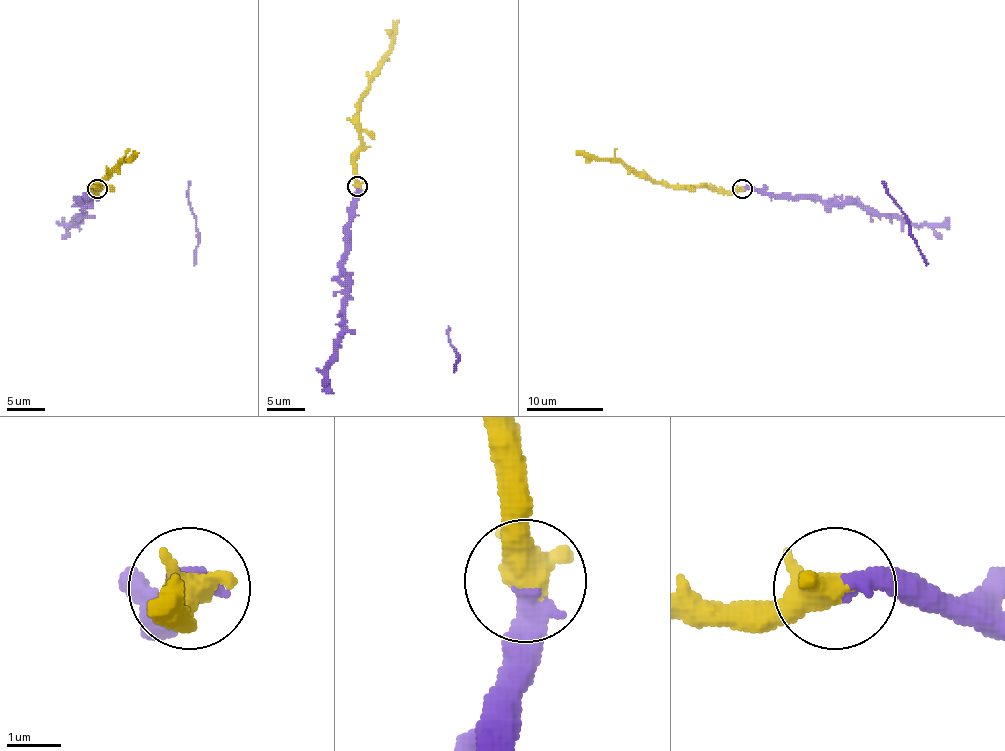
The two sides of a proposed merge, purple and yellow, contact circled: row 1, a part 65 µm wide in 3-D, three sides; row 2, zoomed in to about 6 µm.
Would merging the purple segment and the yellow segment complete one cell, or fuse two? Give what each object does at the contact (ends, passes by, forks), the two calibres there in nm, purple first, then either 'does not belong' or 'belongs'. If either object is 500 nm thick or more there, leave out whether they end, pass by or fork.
480 nm thick on the purple side, 650 nm on the other; belongs

